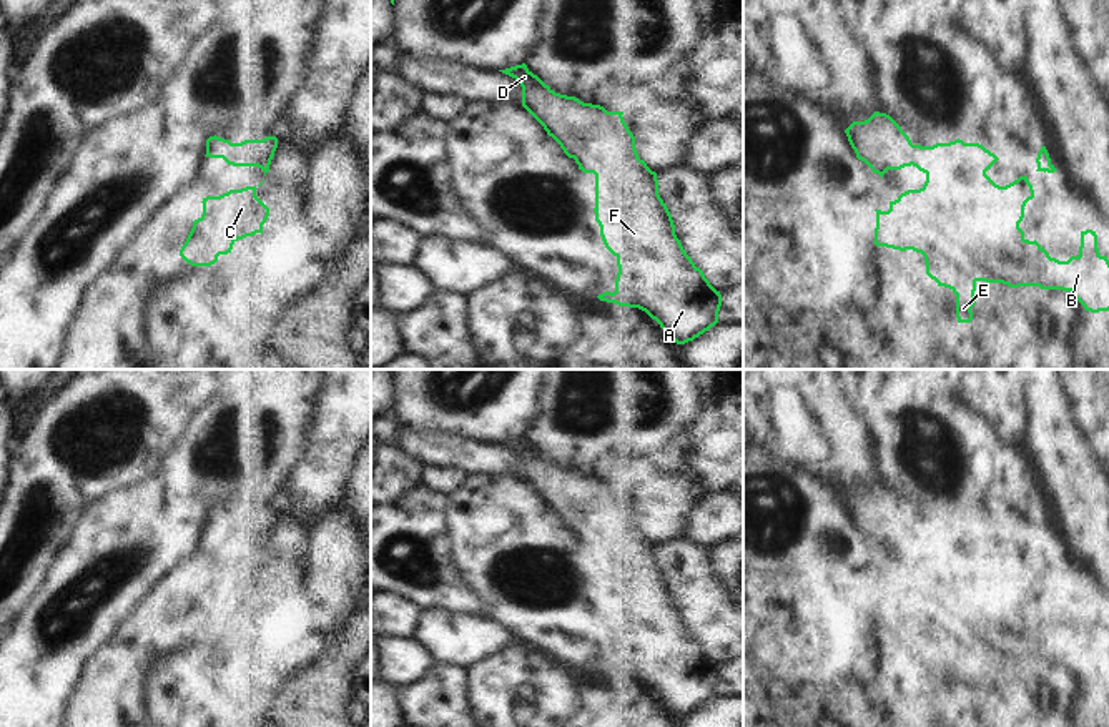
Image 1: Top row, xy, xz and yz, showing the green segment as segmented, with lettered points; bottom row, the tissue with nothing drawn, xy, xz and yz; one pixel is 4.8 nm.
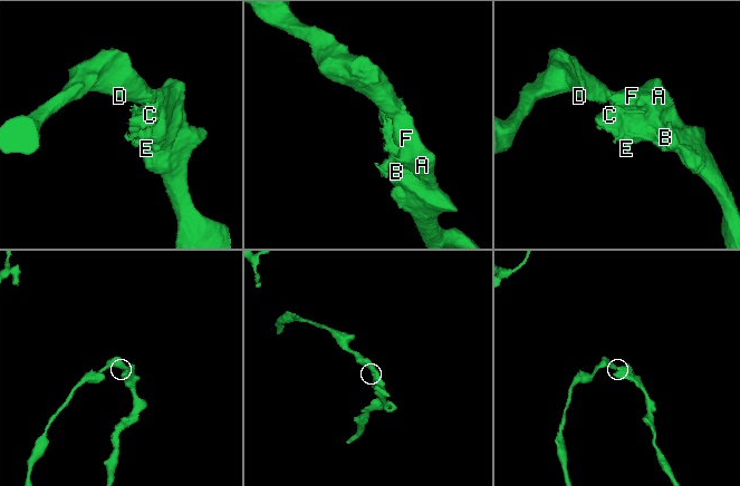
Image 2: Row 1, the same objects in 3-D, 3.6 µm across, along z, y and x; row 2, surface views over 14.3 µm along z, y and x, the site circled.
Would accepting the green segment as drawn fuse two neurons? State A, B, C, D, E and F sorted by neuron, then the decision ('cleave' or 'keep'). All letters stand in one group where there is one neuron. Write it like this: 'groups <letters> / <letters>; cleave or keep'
groups A B C D E F; keep

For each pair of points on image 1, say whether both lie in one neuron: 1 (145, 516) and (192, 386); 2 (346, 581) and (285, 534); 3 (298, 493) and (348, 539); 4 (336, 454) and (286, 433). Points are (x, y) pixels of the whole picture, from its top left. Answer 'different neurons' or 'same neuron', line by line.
1: different neurons
2: different neurons
3: different neurons
4: different neurons

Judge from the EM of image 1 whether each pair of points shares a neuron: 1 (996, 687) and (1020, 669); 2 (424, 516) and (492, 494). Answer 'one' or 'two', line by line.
1: two
2: two

